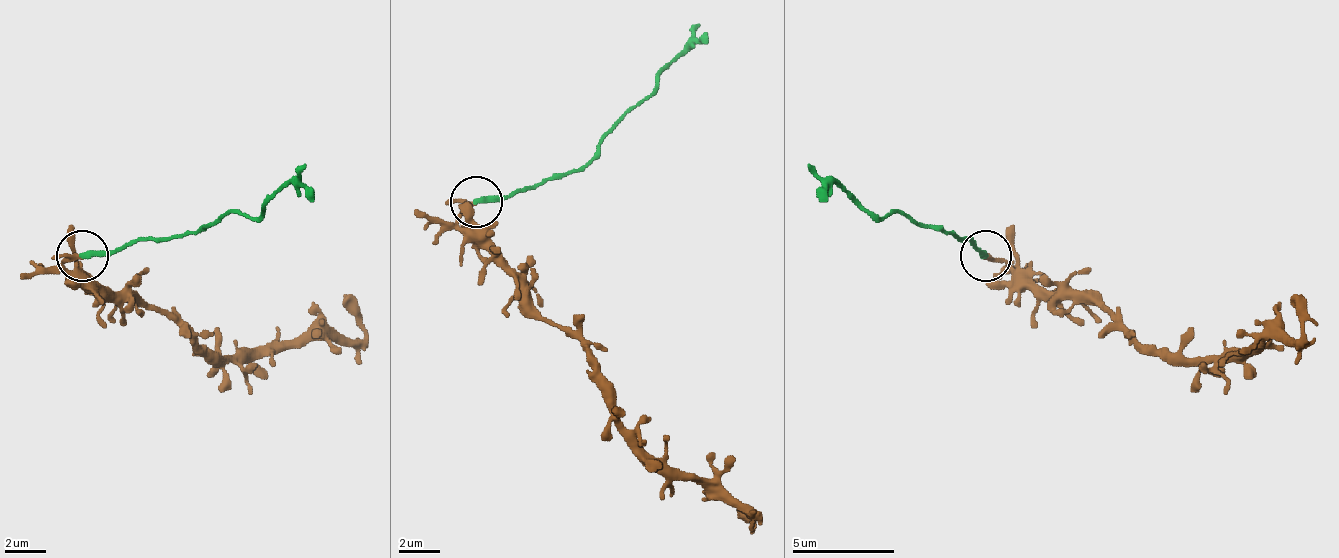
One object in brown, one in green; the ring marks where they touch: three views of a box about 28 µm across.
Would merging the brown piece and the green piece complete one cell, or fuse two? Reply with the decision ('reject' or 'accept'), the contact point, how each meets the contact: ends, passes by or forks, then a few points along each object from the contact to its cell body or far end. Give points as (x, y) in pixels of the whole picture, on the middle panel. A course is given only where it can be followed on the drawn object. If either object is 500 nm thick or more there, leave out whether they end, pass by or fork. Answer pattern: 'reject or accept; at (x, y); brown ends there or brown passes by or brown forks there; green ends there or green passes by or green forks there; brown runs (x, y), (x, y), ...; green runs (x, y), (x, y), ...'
reject; at (476, 202); brown passes by; green ends there; brown runs (475, 200), (459, 226), (531, 303), (582, 344), (608, 411), (649, 452), (721, 482), (757, 518), (741, 508); green runs (475, 200), (505, 200), (531, 185), (572, 175), (629, 113), (700, 26)

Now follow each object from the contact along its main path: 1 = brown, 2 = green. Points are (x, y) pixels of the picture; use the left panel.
1: (81, 257), (65, 267), (106, 293), (137, 293), (214, 359), (358, 339), (363, 313), (347, 293)
2: (81, 257), (111, 257), (137, 241), (178, 236), (235, 211), (260, 216), (306, 164)

